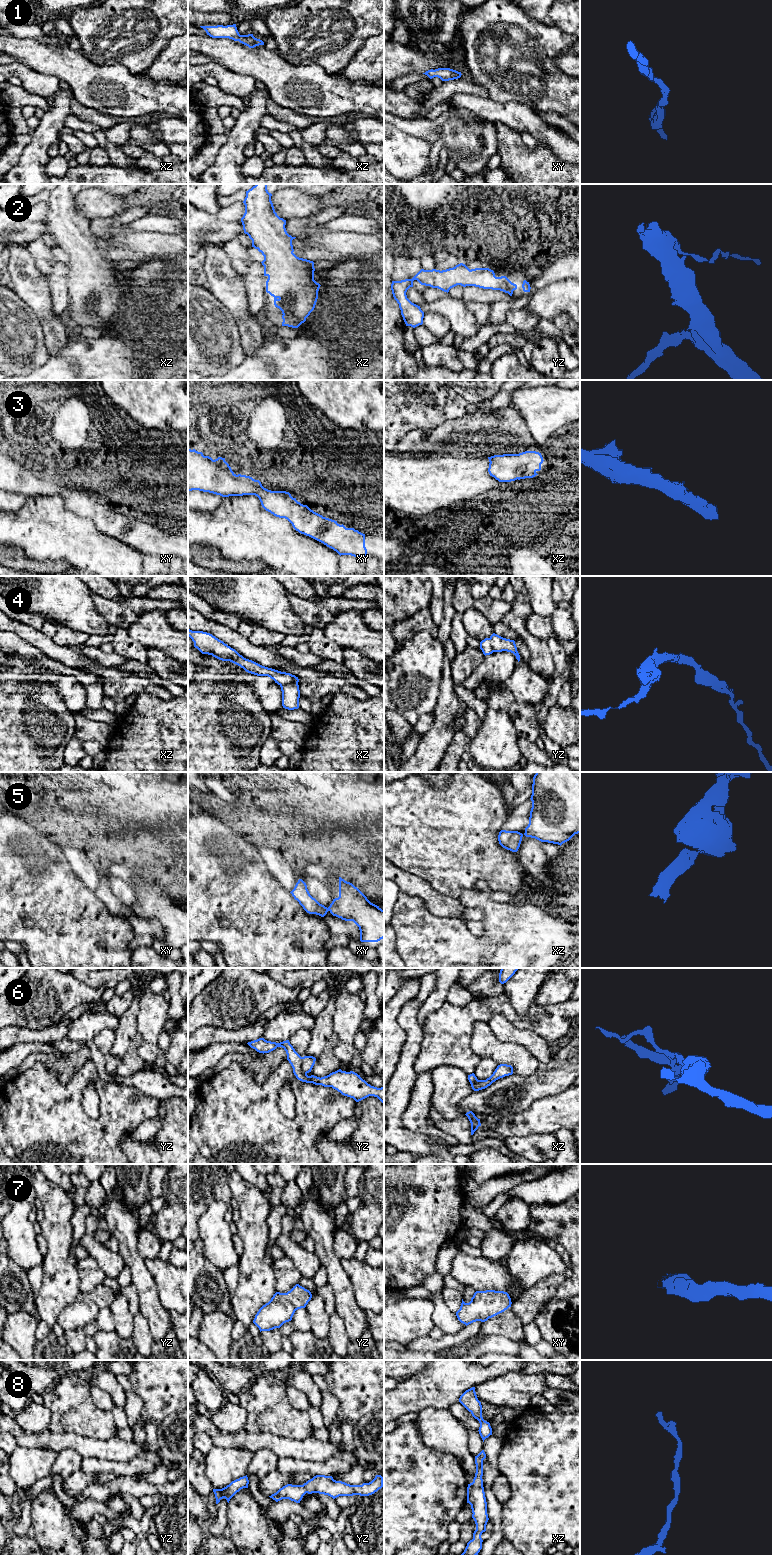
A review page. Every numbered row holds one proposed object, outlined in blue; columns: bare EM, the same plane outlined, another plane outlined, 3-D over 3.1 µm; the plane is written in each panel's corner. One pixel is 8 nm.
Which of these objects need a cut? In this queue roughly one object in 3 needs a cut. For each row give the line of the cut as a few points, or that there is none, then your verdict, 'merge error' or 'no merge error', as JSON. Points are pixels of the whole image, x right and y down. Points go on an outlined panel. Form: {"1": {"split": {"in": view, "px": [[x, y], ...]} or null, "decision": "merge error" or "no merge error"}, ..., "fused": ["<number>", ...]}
{"1": {"split": null, "decision": "no merge error"}, "2": {"split": null, "decision": "no merge error"}, "3": {"split": null, "decision": "no merge error"}, "4": {"split": null, "decision": "no merge error"}, "5": {"split": {"in": "xy", "px": [[327, 908], [329, 910]]}, "decision": "merge error"}, "6": {"split": {"in": "yz", "px": [[302, 1057], [301, 1069], [306, 1074]]}, "decision": "merge error"}, "7": {"split": null, "decision": "no merge error"}, "8": {"split": null, "decision": "no merge error"}, "fused": ["5", "6"]}

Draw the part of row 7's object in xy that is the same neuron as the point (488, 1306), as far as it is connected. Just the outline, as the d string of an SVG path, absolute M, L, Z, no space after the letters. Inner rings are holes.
M486 1290L476 1291L469 1303L462 1299L456 1312L458 1320L466 1326L476 1322L485 1322L511 1307L511 1298L507 1292Z

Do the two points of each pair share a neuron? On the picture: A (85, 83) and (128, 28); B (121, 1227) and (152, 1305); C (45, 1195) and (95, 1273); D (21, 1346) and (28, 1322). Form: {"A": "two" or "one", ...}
{"A": "two", "B": "one", "C": "two", "D": "one"}

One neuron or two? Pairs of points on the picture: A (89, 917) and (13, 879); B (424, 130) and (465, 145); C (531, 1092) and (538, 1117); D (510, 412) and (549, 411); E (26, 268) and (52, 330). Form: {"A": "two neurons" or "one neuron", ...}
{"A": "one neuron", "B": "one neuron", "C": "two neurons", "D": "two neurons", "E": "one neuron"}

